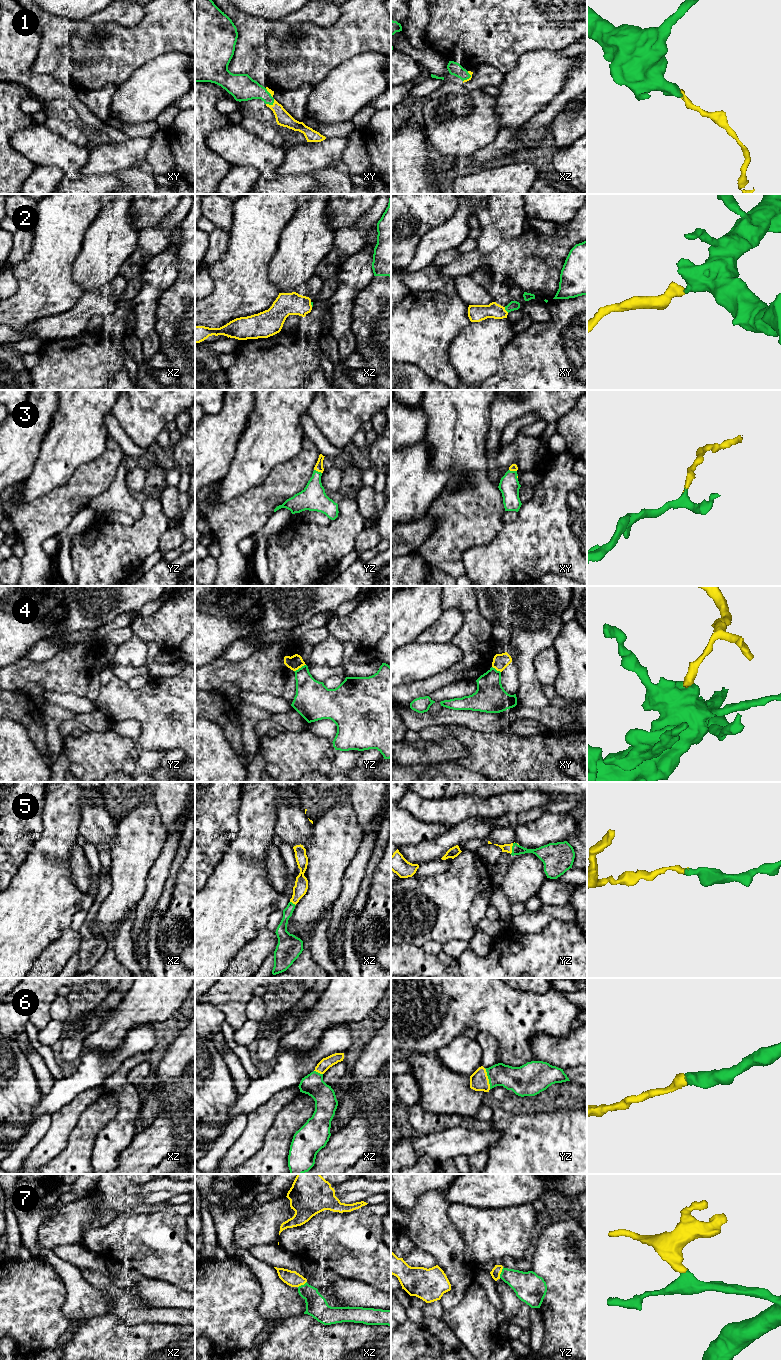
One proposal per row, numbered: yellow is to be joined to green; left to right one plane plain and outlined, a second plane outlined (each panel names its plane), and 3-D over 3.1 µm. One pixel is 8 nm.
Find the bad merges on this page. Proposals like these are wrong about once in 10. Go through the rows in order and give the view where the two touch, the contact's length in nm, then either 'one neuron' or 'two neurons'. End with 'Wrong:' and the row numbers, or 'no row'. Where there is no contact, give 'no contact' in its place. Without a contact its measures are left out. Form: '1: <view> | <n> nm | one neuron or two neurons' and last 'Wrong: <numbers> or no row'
1: xy | 80 nm | one neuron
2: xy | 60 nm | one neuron
3: yz | 70 nm | one neuron
4: yz | 110 nm | two neurons
5: yz | 100 nm | one neuron
6: yz | 180 nm | one neuron
7: yz | 90 nm | one neuron
Wrong: 4

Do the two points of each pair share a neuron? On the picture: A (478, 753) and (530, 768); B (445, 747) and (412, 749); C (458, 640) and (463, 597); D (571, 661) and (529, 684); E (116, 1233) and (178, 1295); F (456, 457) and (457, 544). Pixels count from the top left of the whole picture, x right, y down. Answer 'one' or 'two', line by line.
A: one
B: one
C: one
D: two
E: two
F: one

